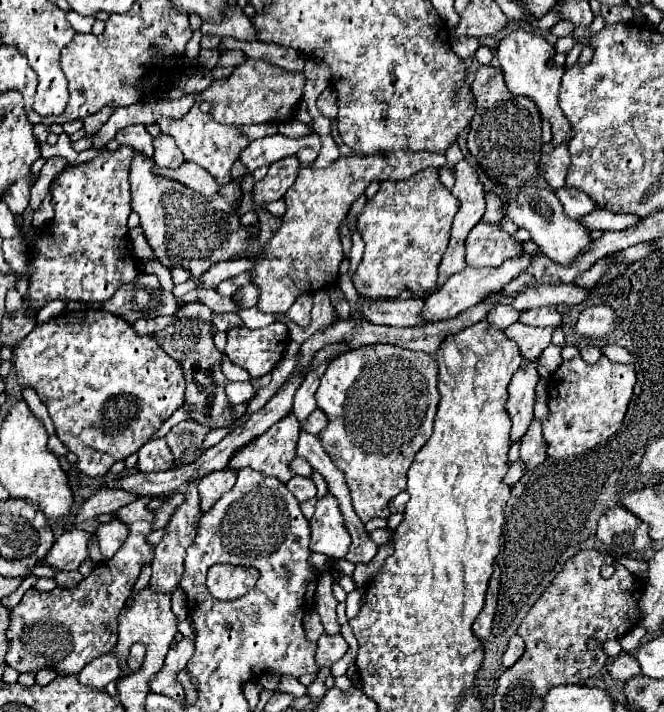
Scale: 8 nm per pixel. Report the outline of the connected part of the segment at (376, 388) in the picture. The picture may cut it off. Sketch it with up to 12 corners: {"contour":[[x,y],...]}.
{"contour":[[392,344],[330,360],[320,438],[362,522],[432,432],[438,368]]}

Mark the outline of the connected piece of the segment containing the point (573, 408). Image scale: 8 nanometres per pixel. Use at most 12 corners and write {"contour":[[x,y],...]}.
{"contour":[[562,362],[542,422],[548,456],[616,434],[636,370]]}

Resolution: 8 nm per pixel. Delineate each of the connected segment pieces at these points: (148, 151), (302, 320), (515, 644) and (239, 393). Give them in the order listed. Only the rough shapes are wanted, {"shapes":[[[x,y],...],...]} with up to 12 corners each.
{"shapes":[[[144,124],[118,130],[118,144],[152,156],[154,138]],[[312,294],[300,296],[286,316],[306,328],[310,322]],[[516,634],[504,652],[504,666],[510,668],[524,652],[524,640]],[[228,382],[230,404],[242,404],[254,398],[250,382]]]}

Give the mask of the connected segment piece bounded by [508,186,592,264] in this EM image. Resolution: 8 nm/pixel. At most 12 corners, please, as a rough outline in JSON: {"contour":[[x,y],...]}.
{"contour":[[538,186],[508,198],[508,218],[542,254],[572,264],[592,244],[556,194]]}

